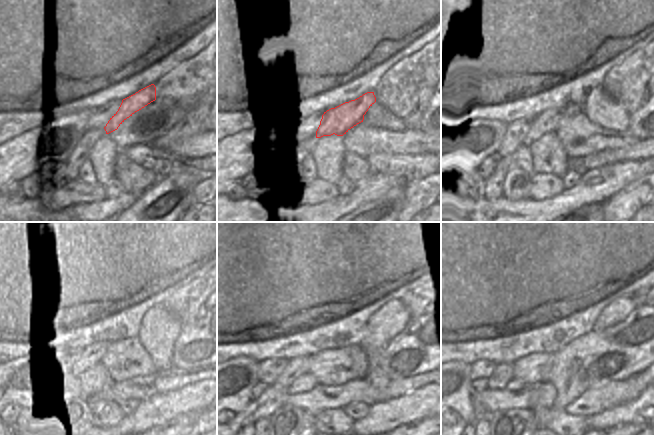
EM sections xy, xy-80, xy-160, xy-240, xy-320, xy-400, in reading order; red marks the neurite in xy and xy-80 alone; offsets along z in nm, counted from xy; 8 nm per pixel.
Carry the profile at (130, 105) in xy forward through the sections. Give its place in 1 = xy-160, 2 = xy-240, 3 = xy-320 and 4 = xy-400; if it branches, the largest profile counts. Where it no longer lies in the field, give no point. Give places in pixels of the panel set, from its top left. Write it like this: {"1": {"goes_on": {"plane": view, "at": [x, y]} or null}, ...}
{"1": {"goes_on": {"plane": "xy-160", "at": [547, 122]}}, "2": {"goes_on": {"plane": "xy-240", "at": [81, 360]}}, "3": {"goes_on": {"plane": "xy-320", "at": [296, 367]}}, "4": {"goes_on": {"plane": "xy-400", "at": [503, 373]}}}

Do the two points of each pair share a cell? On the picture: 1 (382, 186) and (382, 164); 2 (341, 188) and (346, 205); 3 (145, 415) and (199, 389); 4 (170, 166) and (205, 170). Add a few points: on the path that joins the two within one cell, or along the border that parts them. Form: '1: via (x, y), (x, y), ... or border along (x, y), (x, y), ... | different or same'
1: border along (372, 171), (394, 175), (404, 181) | different
2: border along (354, 184), (350, 191), (336, 194) | different
3: via (158, 410), (186, 400) | same
4: via (179, 166), (196, 168) | same

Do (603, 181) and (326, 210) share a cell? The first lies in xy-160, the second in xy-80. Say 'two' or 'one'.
one

